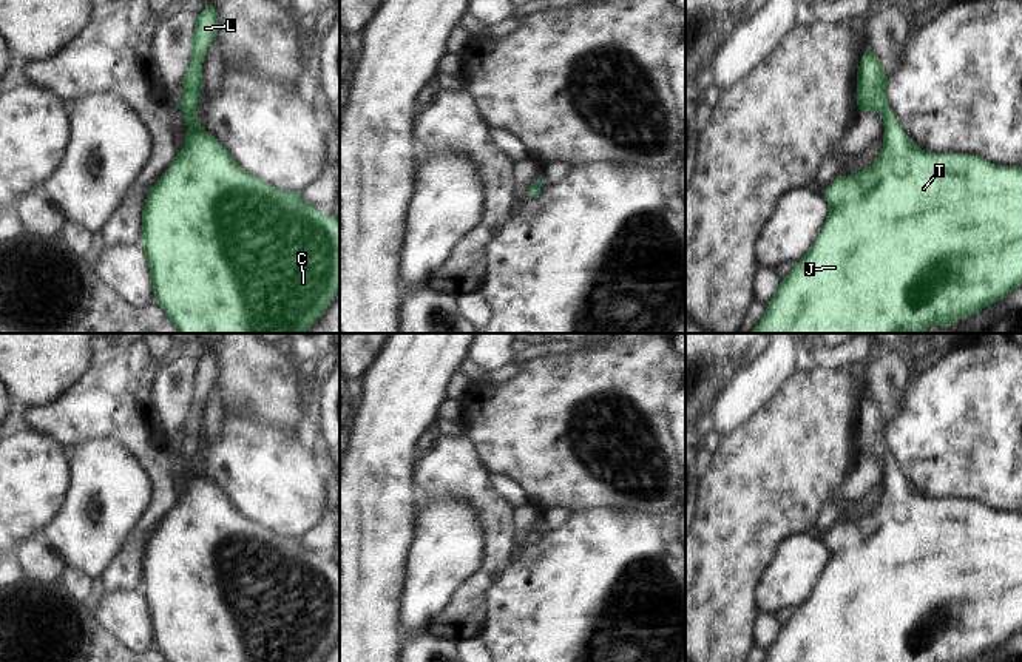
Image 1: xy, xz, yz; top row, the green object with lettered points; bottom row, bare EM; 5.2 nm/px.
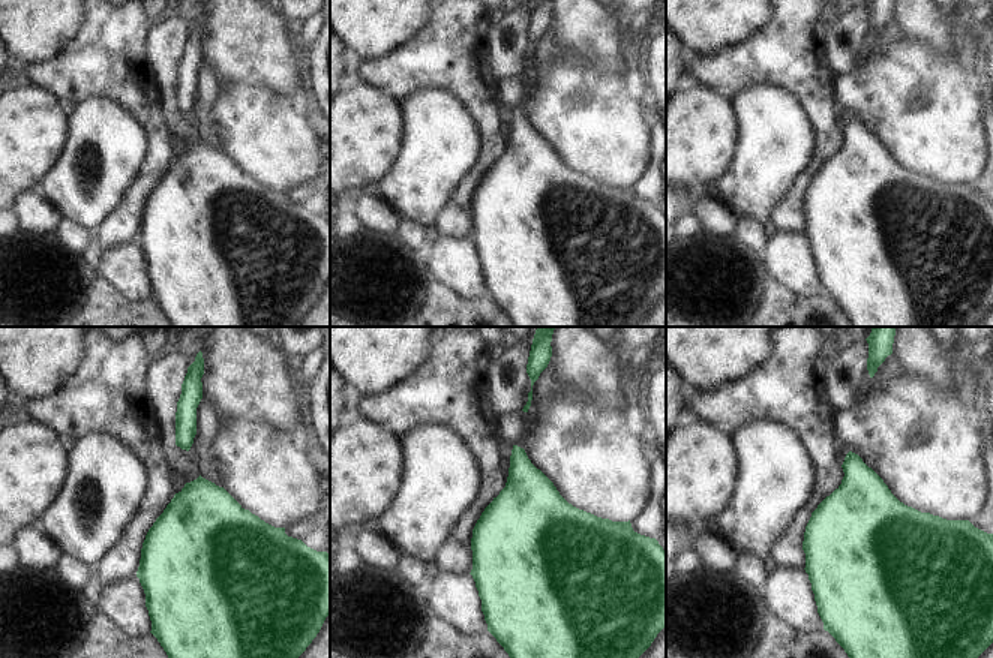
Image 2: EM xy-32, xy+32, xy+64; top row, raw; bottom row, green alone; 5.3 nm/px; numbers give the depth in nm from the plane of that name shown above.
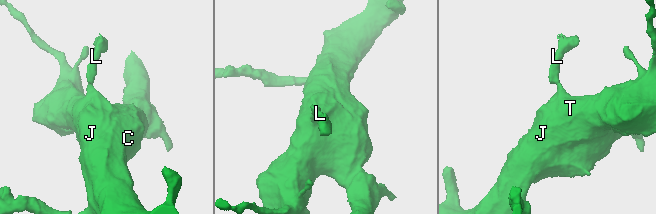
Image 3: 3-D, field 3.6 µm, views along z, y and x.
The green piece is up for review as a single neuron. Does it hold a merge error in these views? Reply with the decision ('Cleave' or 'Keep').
Keep

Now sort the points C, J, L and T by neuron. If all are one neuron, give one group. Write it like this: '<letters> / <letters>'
C J L T

